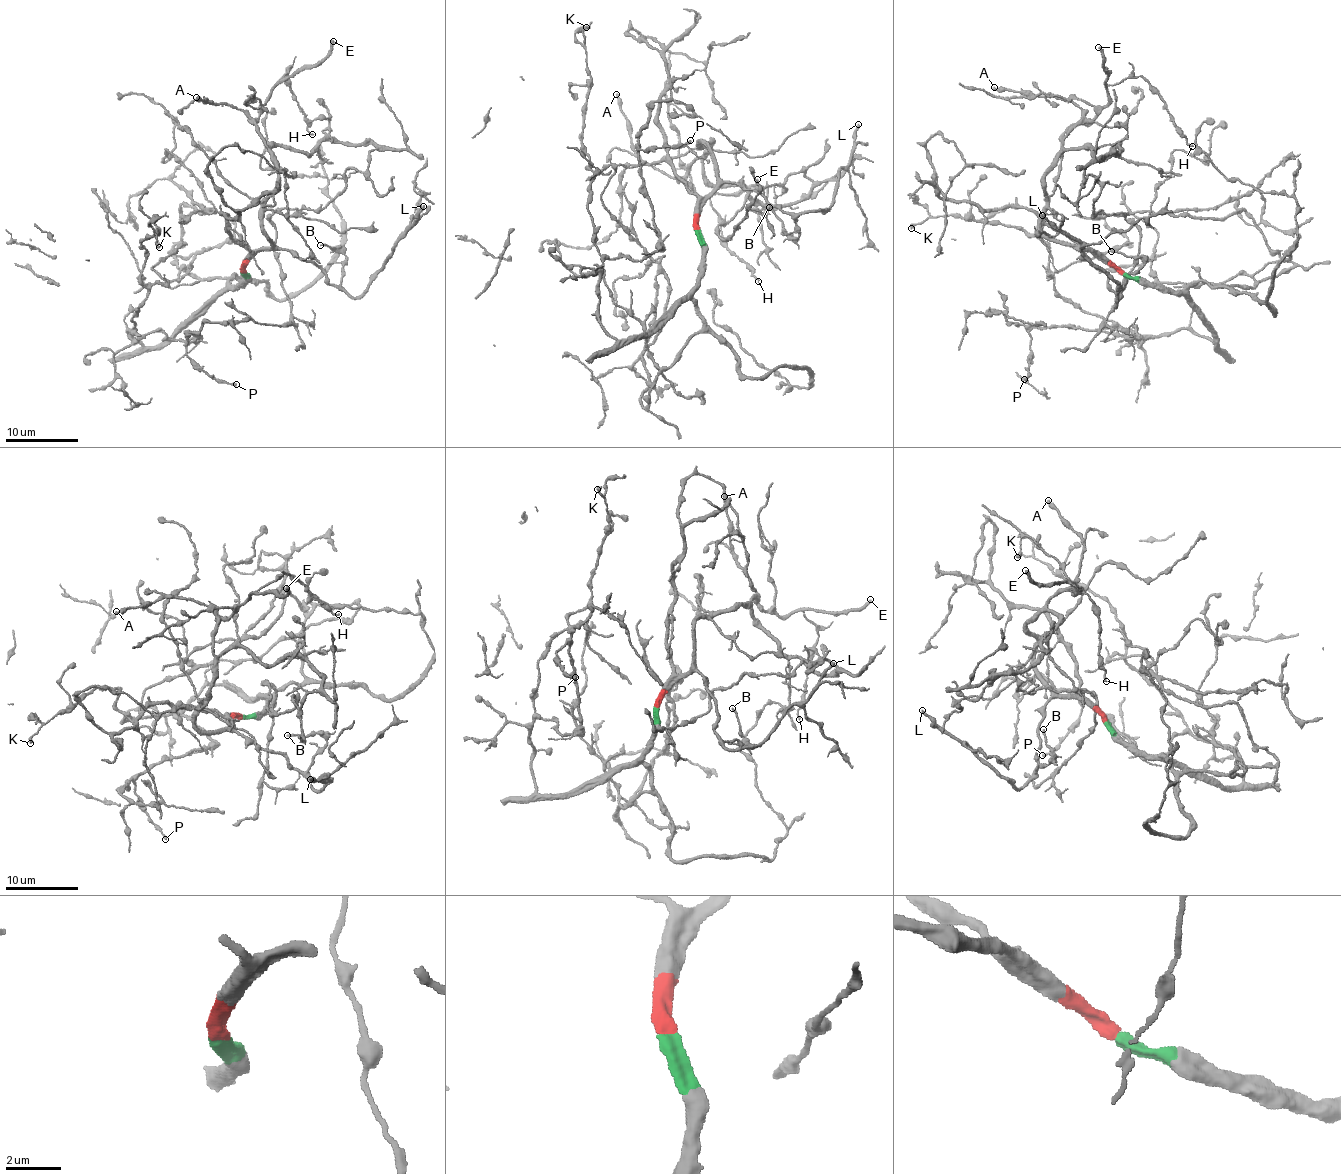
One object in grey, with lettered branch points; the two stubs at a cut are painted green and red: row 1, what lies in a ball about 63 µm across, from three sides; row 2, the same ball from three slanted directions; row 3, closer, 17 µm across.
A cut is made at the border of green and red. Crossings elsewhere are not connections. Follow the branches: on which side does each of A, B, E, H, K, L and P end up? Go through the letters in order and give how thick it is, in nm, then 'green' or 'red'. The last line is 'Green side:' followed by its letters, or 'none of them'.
A: 260 nm | red
B: 180 nm | red
E: 320 nm | red
H: 160 nm | red
K: 320 nm | green
L: 200 nm | red
P: 220 nm | green
Green side: K, P

